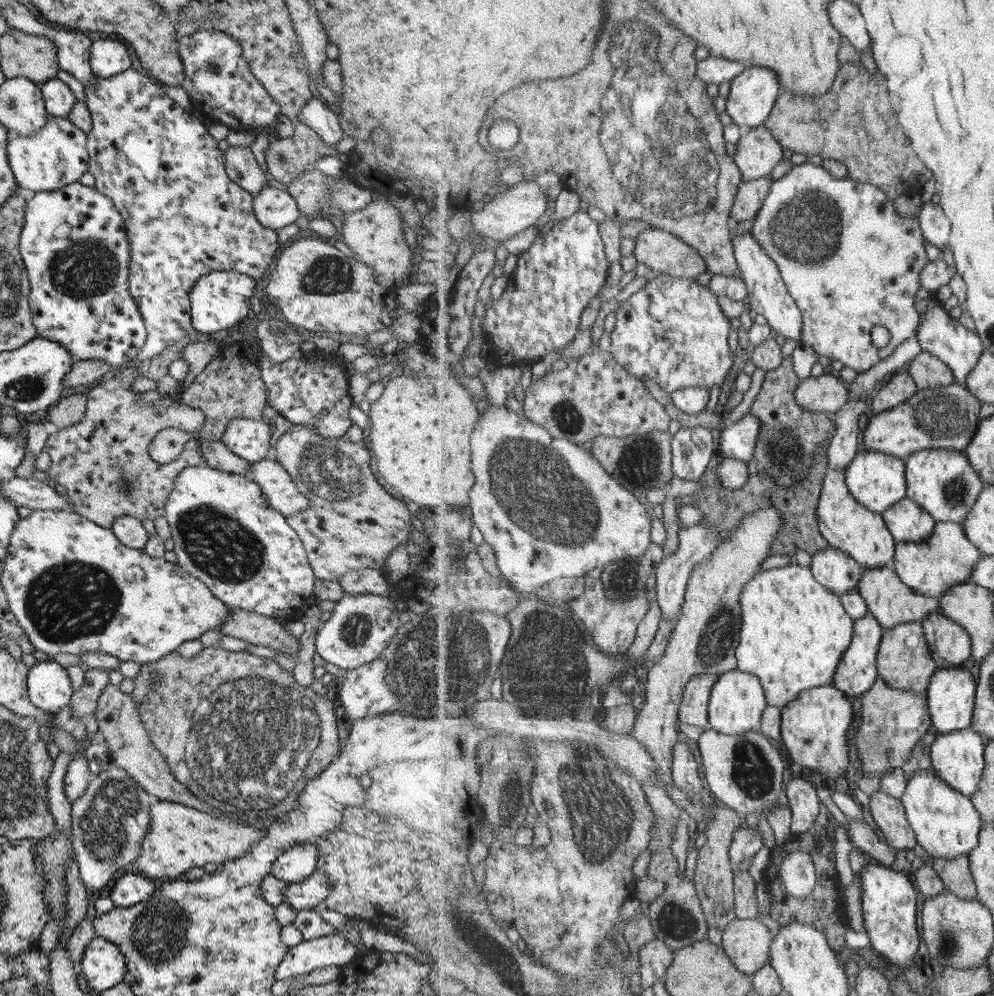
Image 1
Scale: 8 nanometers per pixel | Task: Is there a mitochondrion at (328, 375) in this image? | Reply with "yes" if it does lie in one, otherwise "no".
no

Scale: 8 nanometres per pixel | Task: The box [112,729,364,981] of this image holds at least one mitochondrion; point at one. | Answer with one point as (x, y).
(158, 939)

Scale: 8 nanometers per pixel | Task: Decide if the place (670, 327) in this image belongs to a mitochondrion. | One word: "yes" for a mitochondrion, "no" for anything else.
yes

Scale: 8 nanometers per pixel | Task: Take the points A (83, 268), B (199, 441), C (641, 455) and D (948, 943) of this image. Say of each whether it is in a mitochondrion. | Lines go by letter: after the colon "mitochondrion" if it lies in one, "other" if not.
A: mitochondrion
B: other
C: mitochondrion
D: mitochondrion

